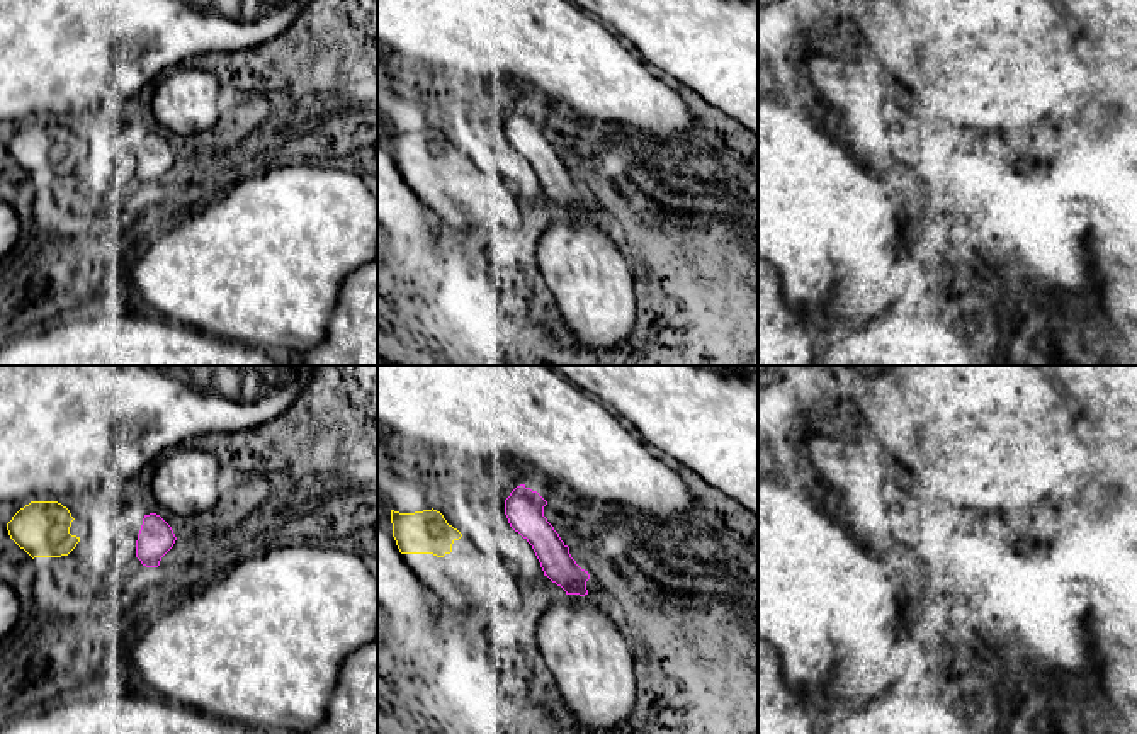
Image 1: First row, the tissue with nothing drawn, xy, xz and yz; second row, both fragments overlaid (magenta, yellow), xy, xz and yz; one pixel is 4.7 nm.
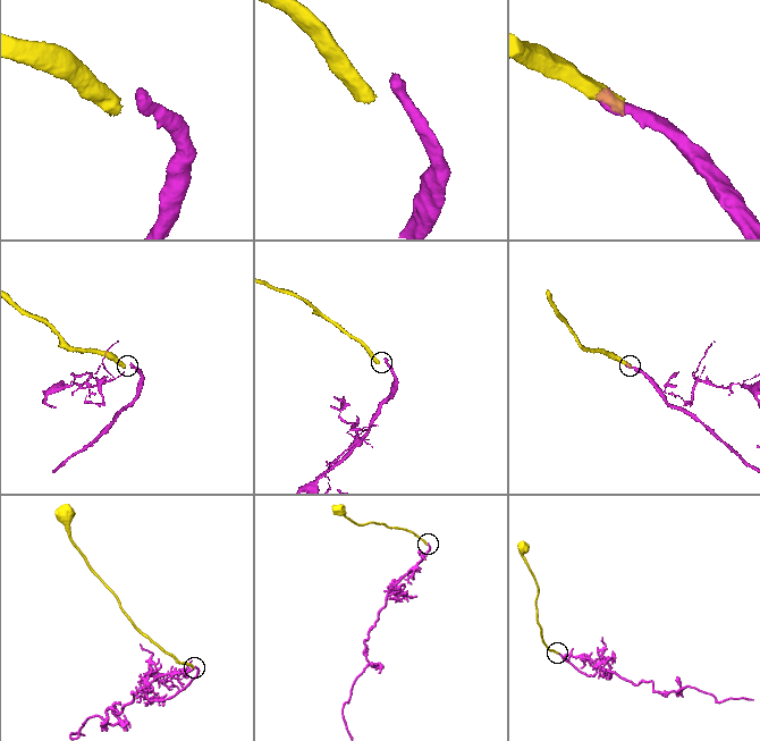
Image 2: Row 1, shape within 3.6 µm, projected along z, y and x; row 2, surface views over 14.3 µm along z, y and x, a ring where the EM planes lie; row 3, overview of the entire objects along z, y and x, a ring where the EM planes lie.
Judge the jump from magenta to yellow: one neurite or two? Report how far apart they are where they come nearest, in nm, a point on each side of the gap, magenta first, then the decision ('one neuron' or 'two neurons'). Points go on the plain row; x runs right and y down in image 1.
220 nm | xz (505, 133), (461, 153) | two neurons

